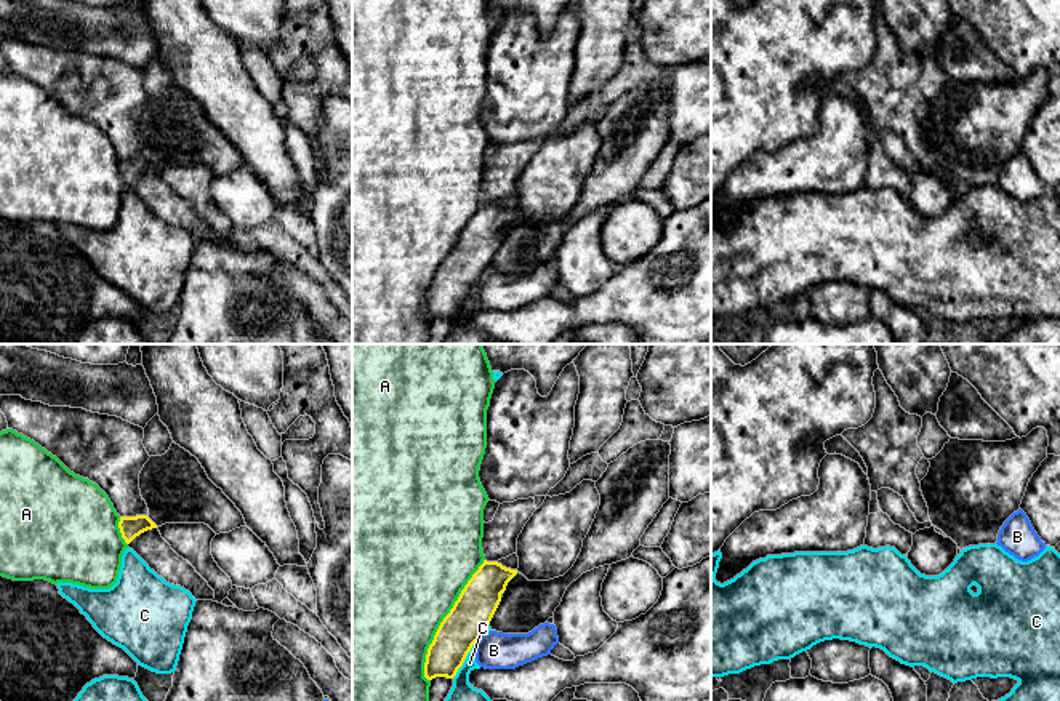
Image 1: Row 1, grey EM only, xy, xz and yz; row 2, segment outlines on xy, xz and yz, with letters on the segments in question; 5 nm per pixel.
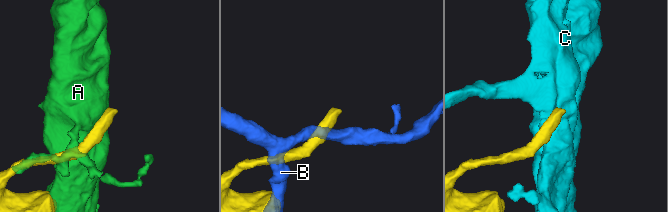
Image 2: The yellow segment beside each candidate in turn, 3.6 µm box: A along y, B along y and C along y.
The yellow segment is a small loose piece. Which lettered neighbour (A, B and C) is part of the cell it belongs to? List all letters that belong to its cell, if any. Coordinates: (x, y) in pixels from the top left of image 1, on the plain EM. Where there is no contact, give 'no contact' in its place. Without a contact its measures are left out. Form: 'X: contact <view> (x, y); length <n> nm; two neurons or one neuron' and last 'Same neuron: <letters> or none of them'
A: contact xz (444, 261); length 700 nm; two neurons
B: contact xz (477, 280); length 90 nm; two neurons
C: contact xz (463, 303); length 200 nm; two neurons
Same neuron: none of them

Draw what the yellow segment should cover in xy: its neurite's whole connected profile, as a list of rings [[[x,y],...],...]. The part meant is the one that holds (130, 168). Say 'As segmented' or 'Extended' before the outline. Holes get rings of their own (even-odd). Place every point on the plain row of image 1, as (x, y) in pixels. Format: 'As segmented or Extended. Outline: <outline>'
Extended. Outline: [[[147,157],[120,158],[118,170],[128,189],[167,224],[184,229],[195,242],[215,240],[208,224],[171,190]]]

